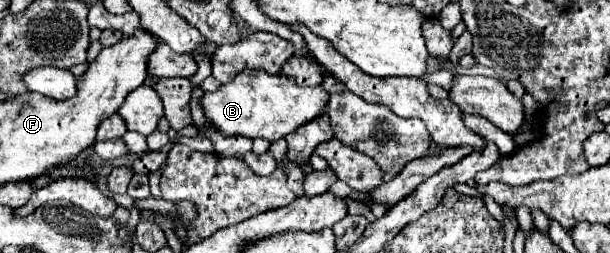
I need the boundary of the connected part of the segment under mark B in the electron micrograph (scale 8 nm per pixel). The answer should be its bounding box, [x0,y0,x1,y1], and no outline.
[201,71,329,141]

